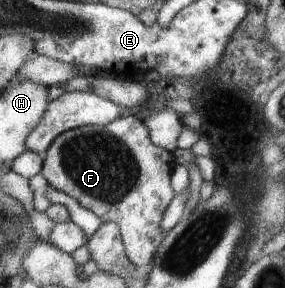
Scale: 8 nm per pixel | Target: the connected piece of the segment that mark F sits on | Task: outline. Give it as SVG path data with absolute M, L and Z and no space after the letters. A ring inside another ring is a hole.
M131 114L117 116L105 126L83 125L63 131L46 148L40 173L49 187L73 198L101 222L115 222L127 258L135 266L143 266L164 236L159 223L174 196L170 175L175 165L172 152L153 146L147 127Z

